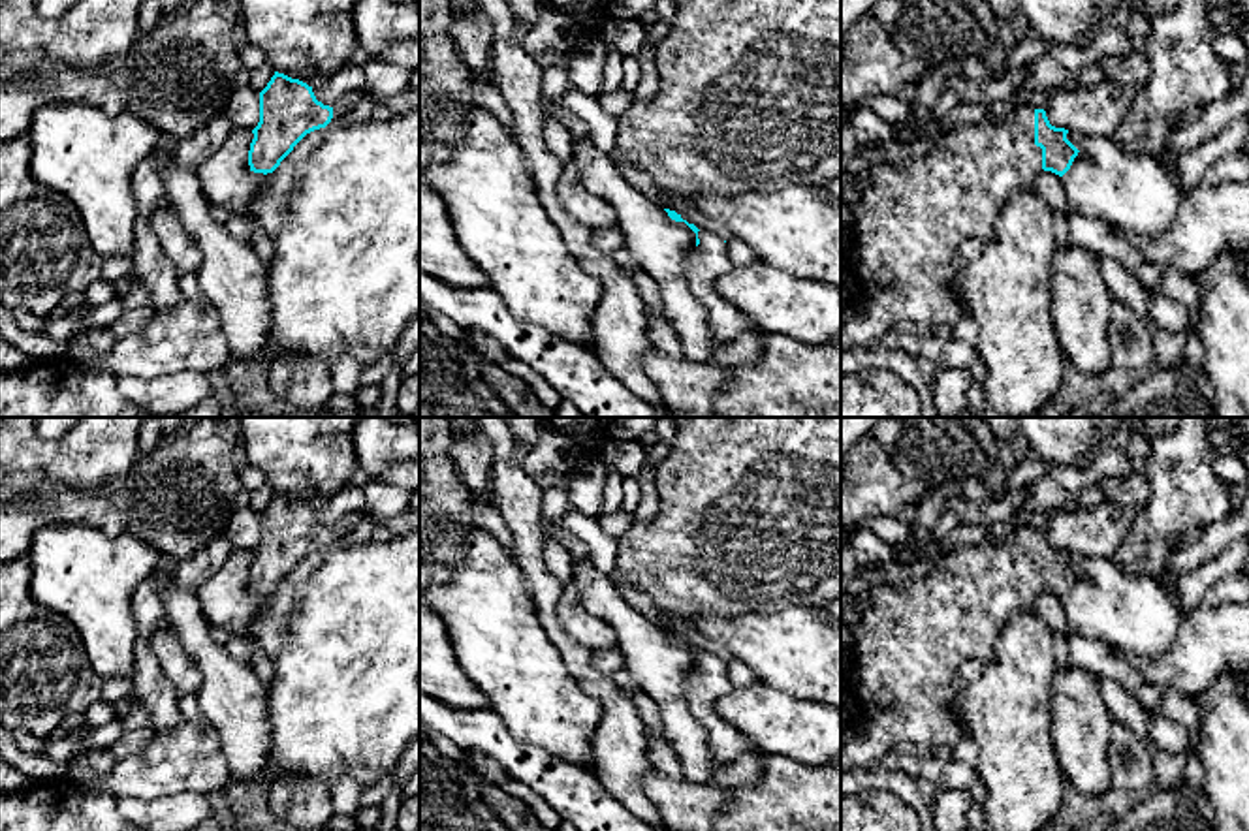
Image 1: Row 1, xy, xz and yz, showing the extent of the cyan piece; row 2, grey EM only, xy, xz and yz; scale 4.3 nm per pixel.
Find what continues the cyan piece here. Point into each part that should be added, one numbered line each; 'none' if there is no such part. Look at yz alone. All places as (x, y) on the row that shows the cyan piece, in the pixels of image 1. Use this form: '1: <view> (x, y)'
1: yz (909, 219)

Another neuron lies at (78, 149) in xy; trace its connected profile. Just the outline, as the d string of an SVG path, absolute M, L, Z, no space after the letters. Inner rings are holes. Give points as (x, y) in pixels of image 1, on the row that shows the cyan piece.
M77 102L36 111L26 139L32 149L32 177L75 205L92 248L103 259L132 258L134 226L139 218L132 175L166 143L166 135L130 113L109 115L96 105Z

